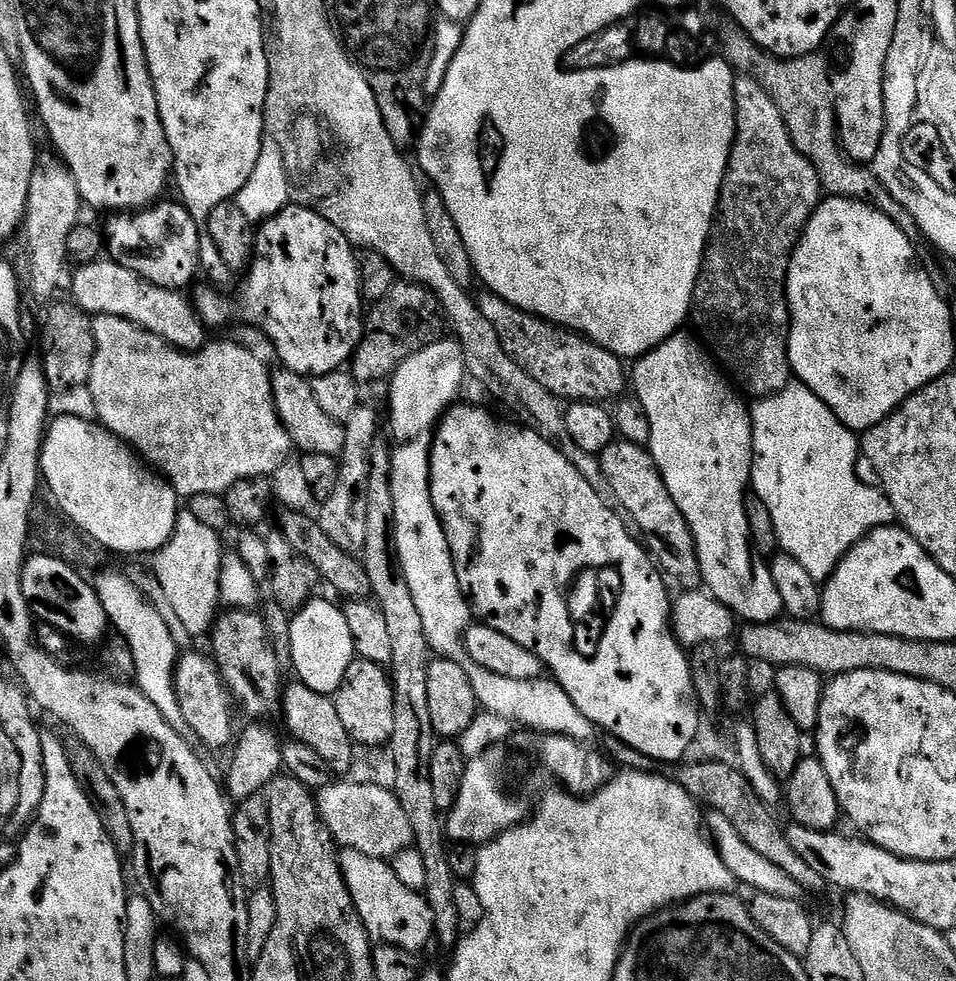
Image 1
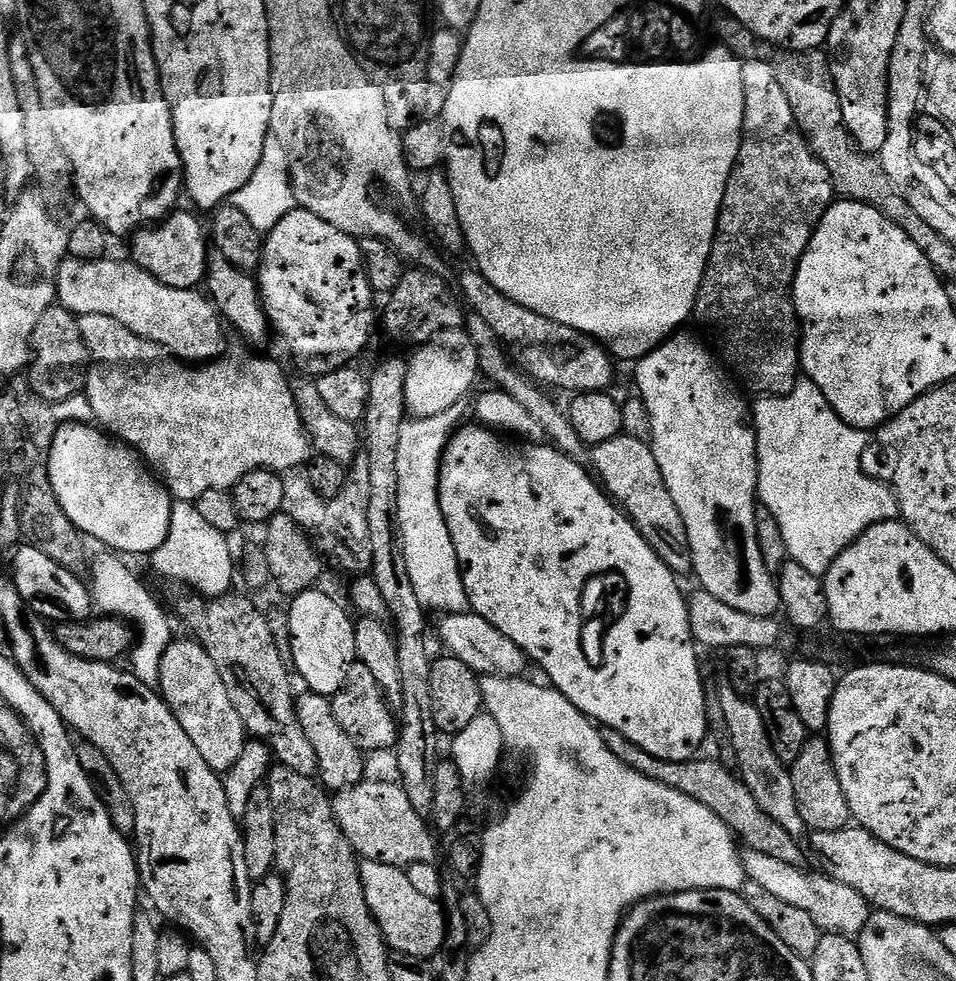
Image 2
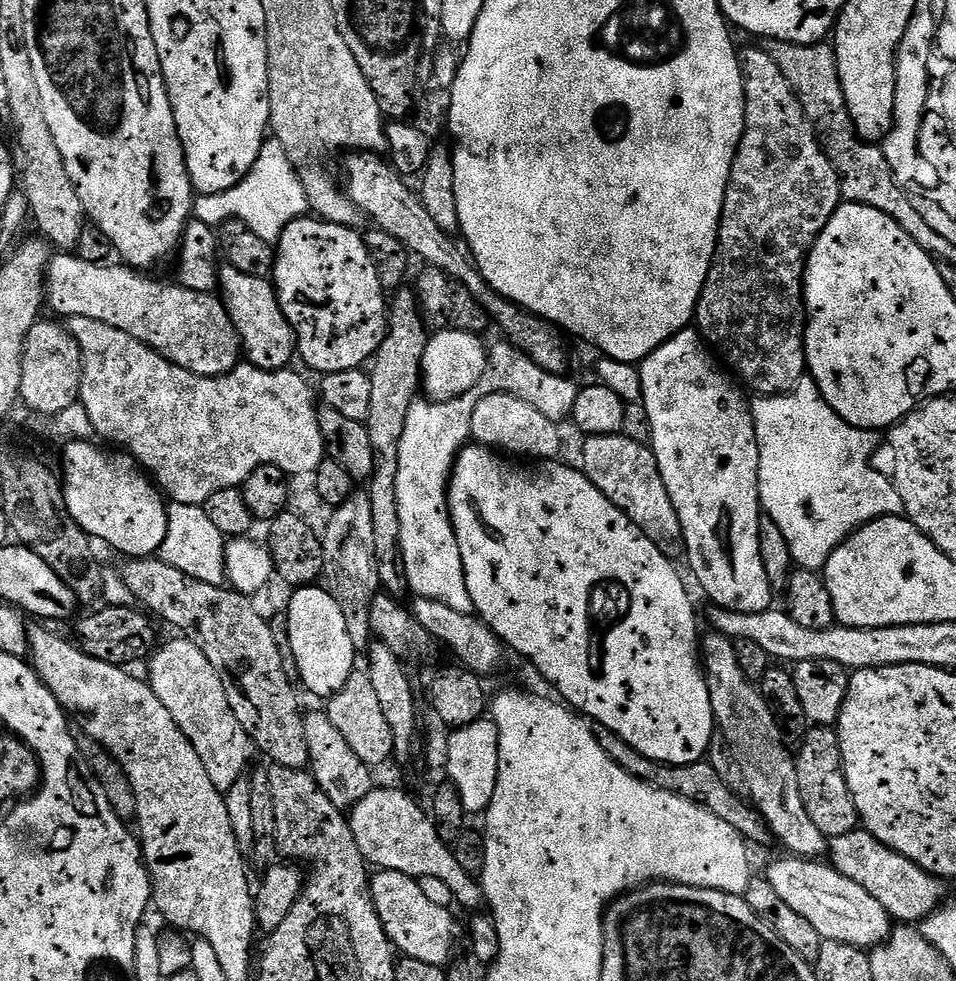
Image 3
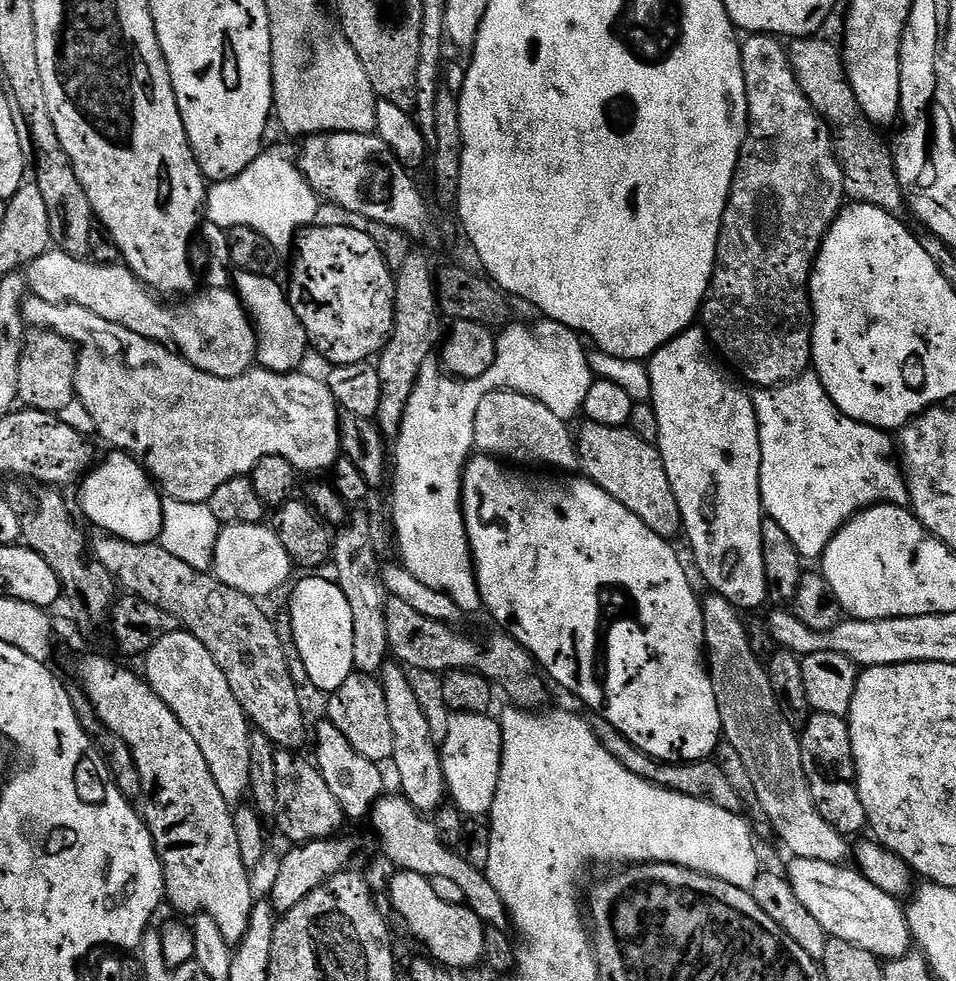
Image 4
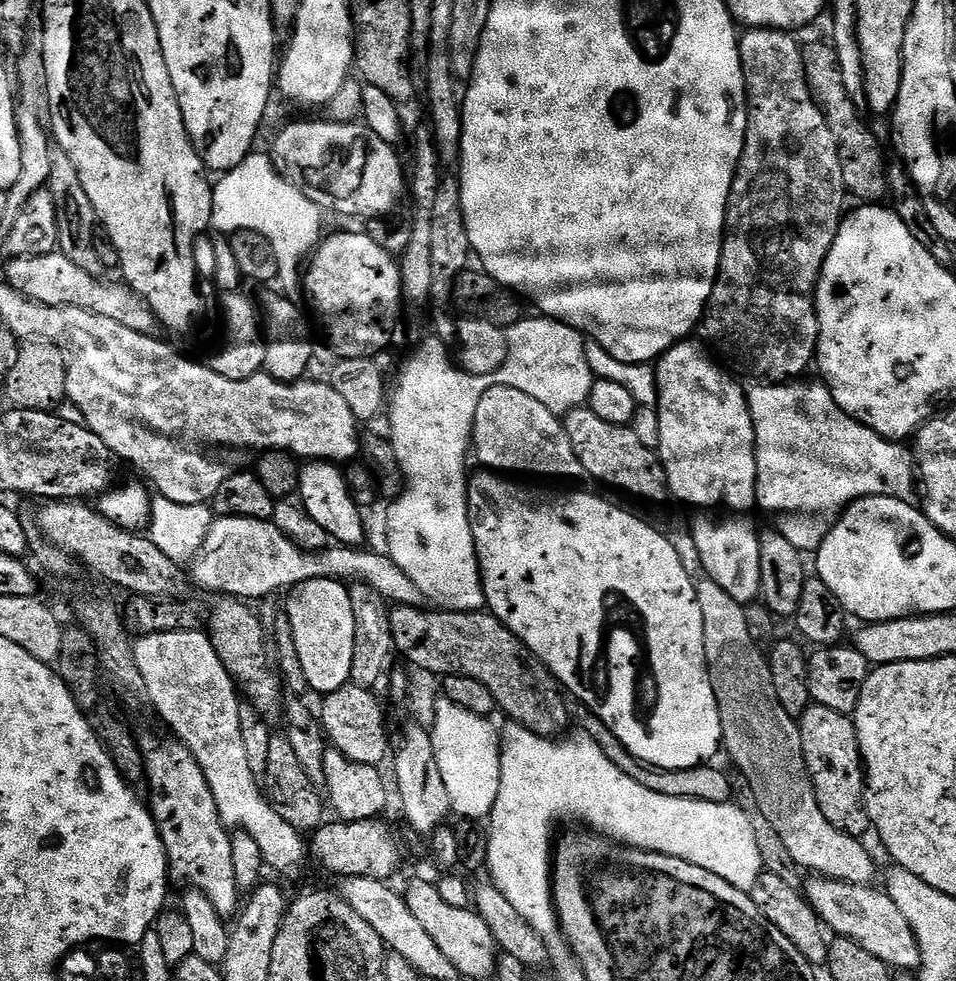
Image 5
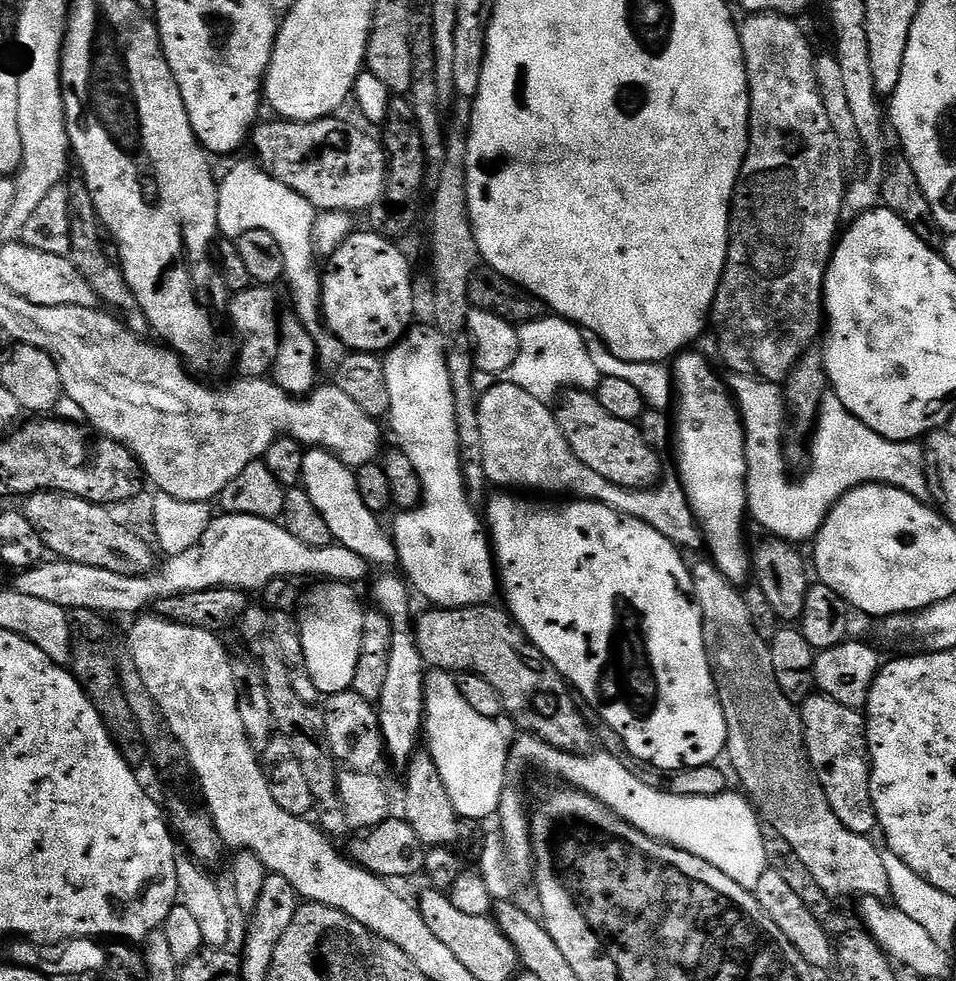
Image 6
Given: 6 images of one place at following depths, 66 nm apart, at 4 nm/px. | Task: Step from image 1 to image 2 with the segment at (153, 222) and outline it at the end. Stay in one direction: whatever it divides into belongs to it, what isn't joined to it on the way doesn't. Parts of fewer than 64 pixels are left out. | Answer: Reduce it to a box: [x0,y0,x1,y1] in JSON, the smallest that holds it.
[131,211,210,288]

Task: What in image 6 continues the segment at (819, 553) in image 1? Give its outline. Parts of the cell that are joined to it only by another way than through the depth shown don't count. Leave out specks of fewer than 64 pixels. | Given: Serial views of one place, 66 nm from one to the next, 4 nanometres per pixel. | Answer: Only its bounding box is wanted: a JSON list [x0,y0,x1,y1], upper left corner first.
[730,375,930,546]

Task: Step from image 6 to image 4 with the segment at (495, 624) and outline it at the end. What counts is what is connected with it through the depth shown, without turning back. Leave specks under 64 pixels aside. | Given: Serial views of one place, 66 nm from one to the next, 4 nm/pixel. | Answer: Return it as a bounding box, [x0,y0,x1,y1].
[384,596,548,710]

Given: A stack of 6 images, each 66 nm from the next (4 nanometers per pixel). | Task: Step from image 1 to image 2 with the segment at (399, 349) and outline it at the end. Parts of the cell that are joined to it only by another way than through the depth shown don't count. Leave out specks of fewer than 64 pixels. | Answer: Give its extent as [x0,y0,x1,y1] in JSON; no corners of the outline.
[382,266,466,346]

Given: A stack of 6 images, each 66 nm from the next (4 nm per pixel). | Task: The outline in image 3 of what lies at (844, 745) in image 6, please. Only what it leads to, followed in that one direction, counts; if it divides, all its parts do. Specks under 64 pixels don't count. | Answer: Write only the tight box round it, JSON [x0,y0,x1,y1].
[795,727,860,838]

